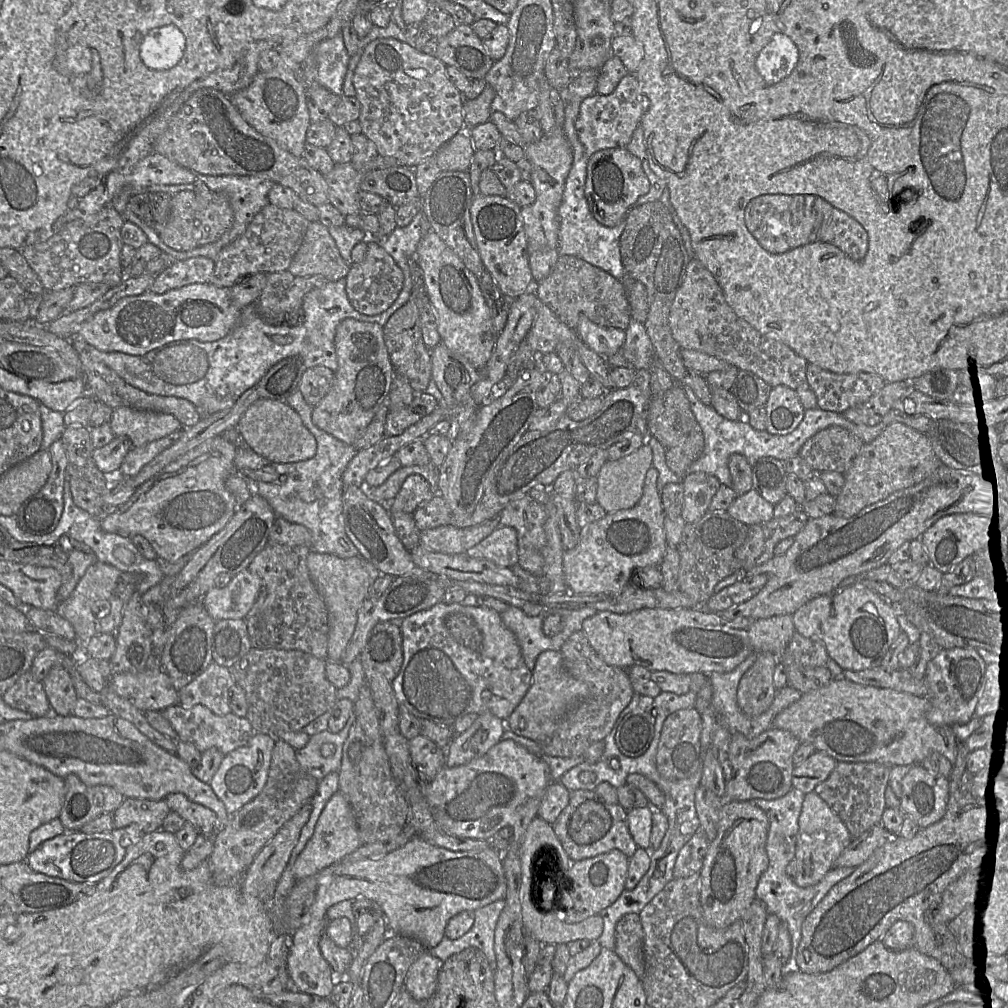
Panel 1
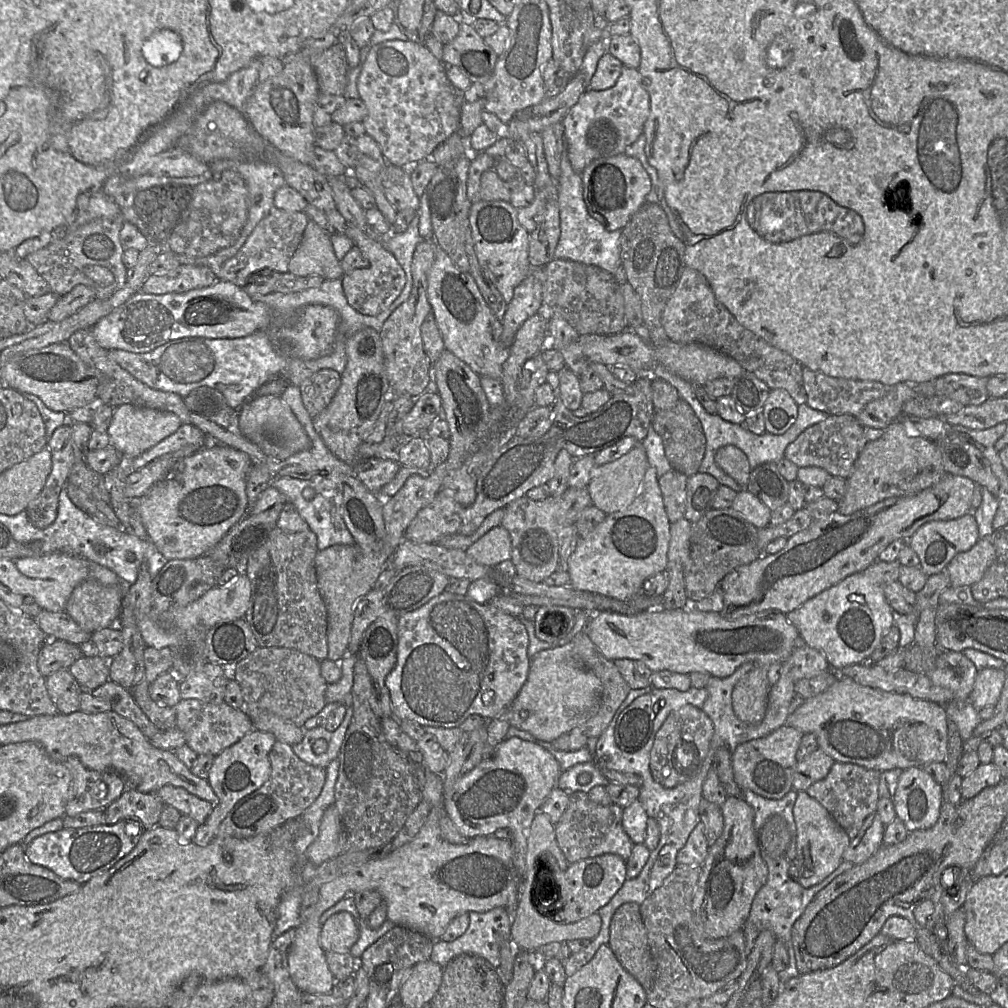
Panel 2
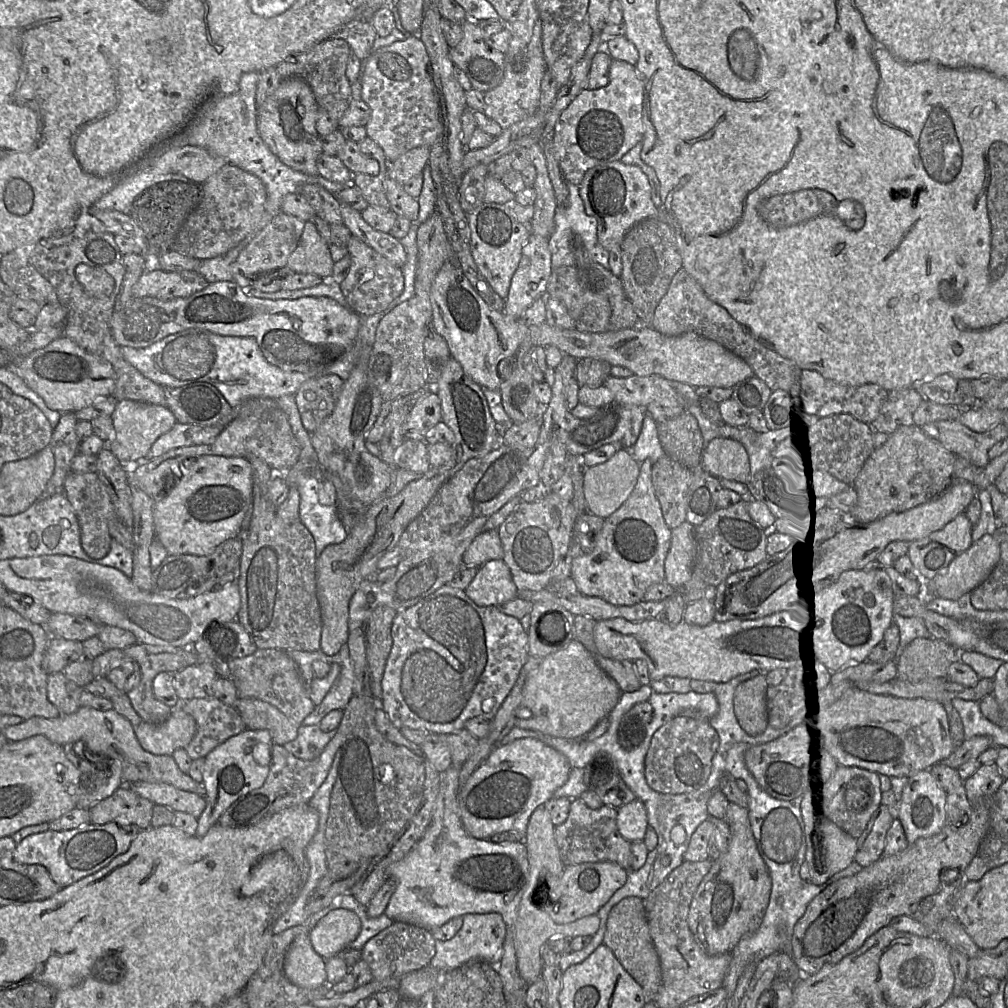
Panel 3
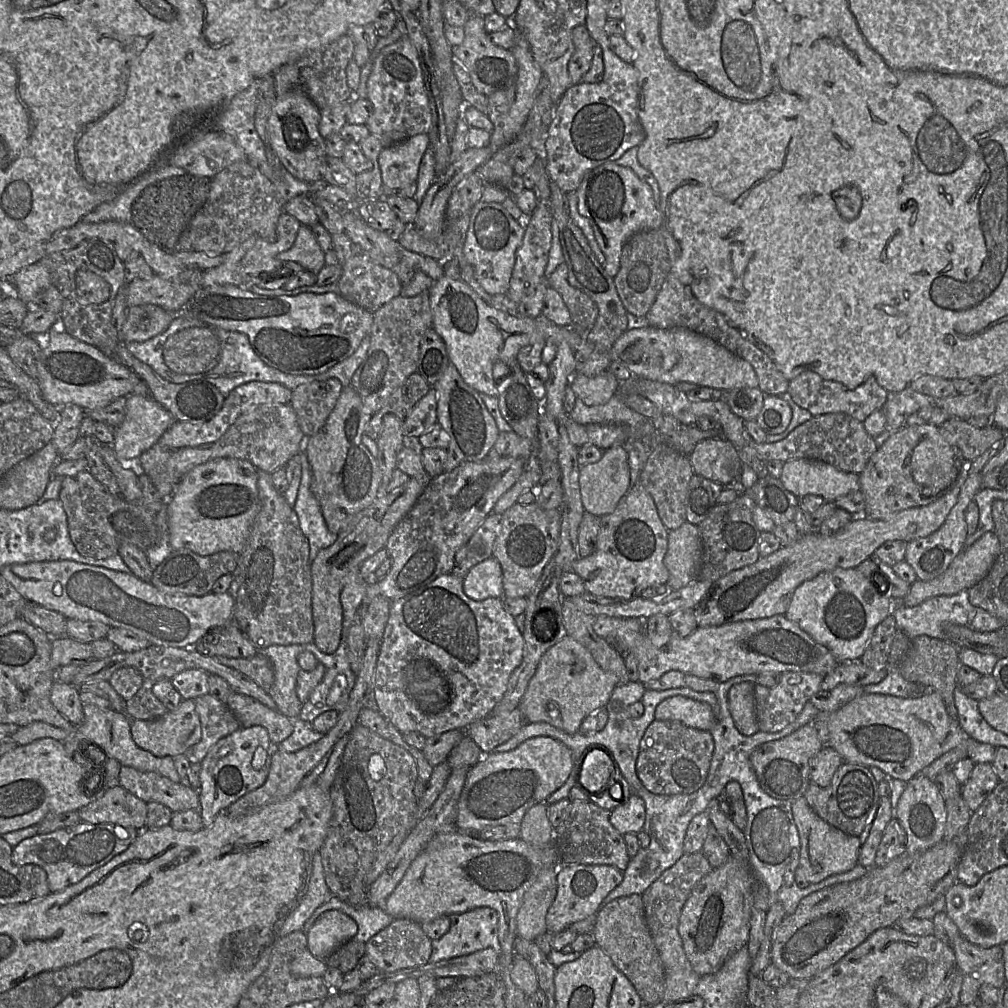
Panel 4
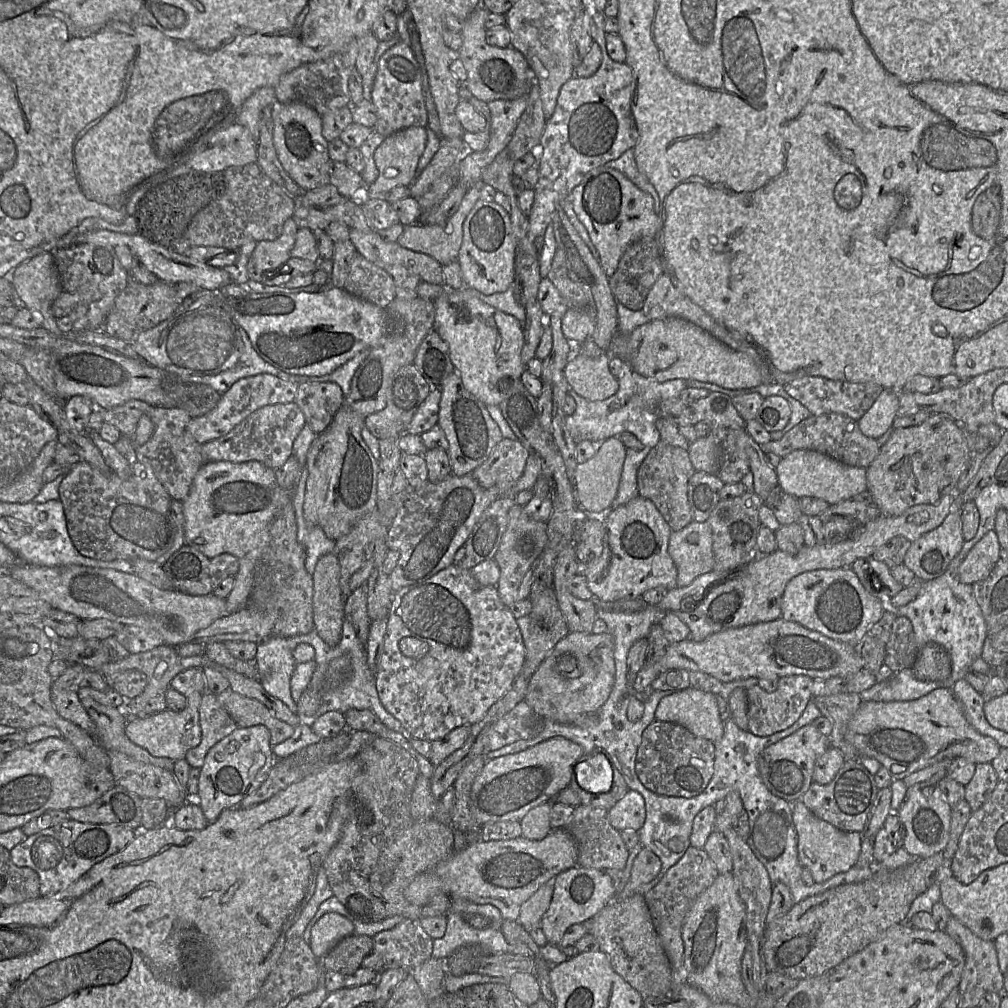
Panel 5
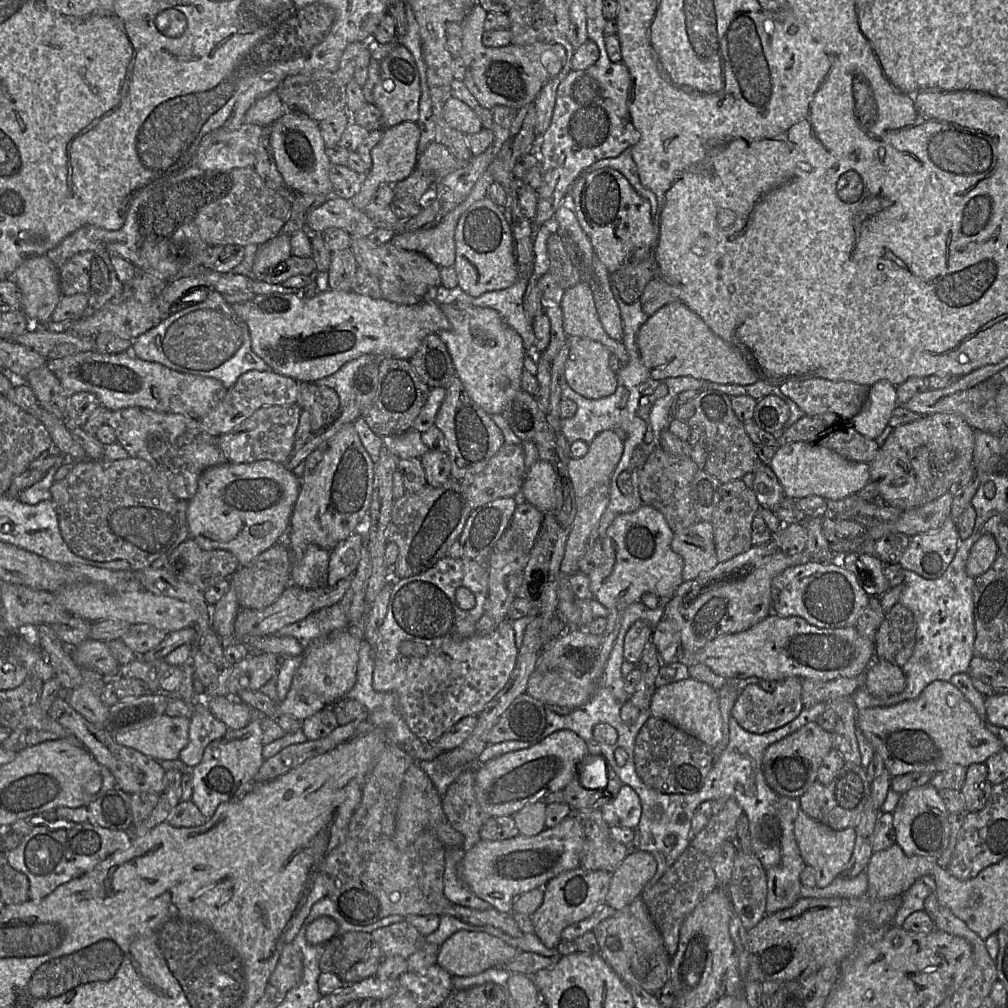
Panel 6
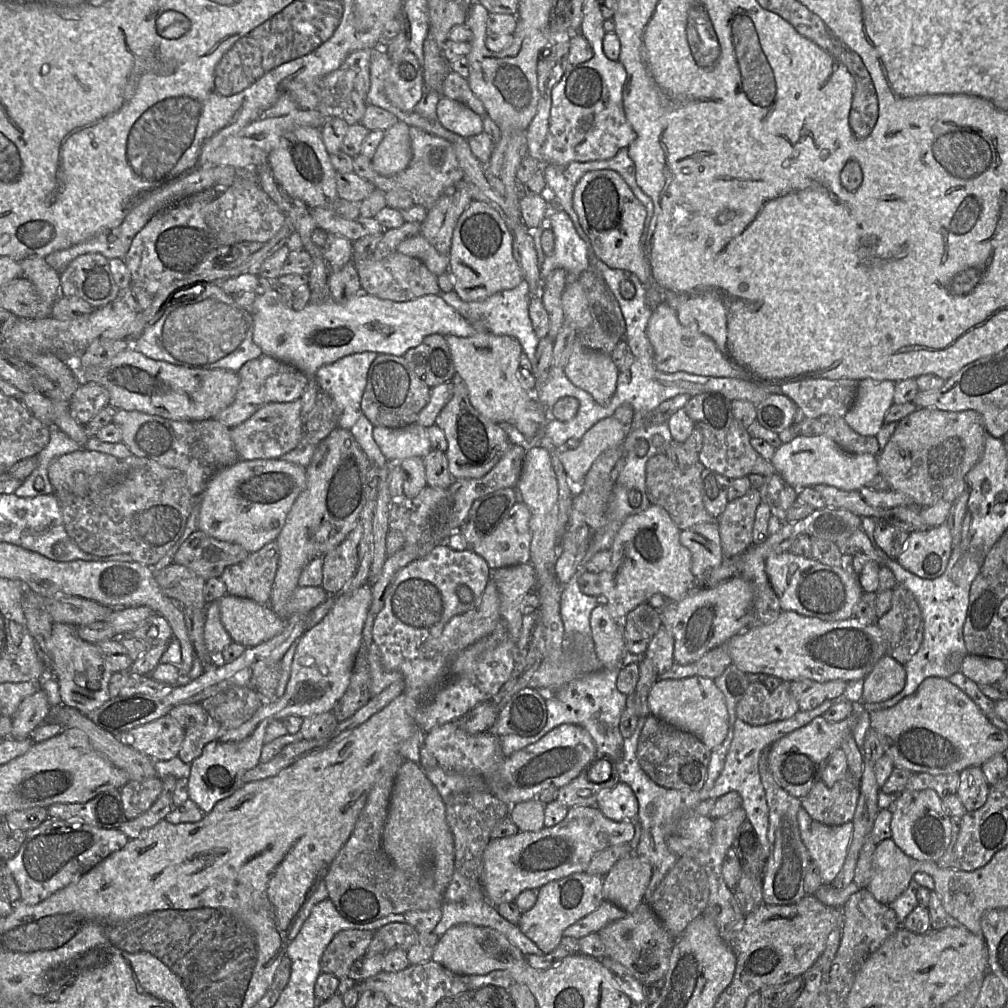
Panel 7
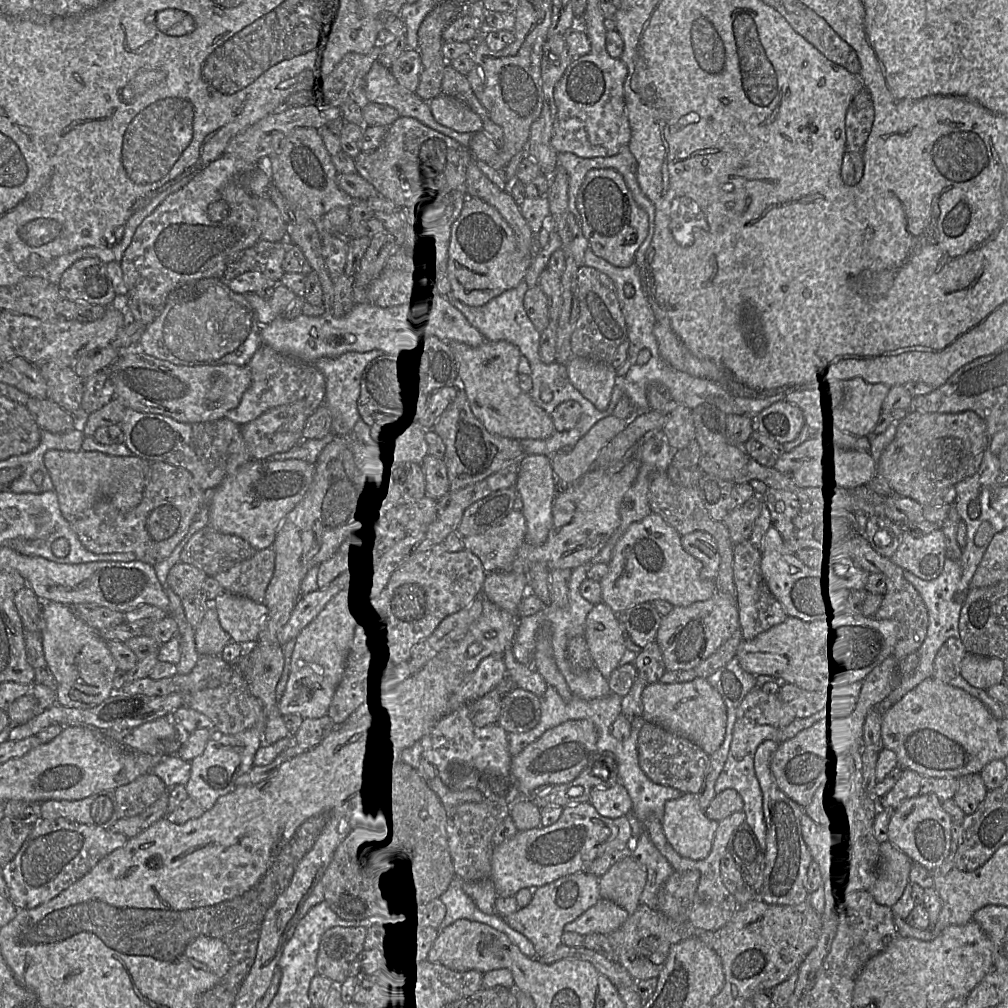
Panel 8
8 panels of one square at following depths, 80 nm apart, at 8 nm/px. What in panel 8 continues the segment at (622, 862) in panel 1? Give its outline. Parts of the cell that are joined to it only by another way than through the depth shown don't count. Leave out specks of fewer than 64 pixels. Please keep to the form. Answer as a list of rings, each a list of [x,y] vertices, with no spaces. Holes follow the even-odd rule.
[[[588,871],[563,876],[535,888],[533,898],[527,906],[503,918],[513,929],[522,933],[533,943],[536,950],[535,958],[546,956],[562,944],[565,925],[582,915],[601,898],[599,878]]]

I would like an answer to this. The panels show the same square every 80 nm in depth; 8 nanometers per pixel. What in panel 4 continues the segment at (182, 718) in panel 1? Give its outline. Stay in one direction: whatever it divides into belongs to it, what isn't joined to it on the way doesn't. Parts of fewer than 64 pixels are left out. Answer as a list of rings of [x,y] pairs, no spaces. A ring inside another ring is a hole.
[[[207,693],[194,699],[201,725],[201,739],[184,753],[191,764],[201,764],[210,748],[221,738],[242,728],[225,702]]]

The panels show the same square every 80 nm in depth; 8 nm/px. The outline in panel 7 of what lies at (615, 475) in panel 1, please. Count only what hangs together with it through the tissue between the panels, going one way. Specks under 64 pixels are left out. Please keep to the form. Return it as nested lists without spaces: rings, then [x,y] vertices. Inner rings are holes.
[[[612,416],[595,424],[583,436],[576,449],[559,453],[567,482],[574,495],[581,493],[584,479],[596,459],[606,450],[622,446],[625,437],[623,425]]]

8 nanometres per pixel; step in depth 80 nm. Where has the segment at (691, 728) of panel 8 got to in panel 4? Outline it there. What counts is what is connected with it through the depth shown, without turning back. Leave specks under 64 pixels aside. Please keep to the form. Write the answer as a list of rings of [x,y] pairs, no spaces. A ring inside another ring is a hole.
[[[684,696],[666,698],[655,710],[656,720],[676,720],[686,726],[710,731],[717,718],[707,703]]]

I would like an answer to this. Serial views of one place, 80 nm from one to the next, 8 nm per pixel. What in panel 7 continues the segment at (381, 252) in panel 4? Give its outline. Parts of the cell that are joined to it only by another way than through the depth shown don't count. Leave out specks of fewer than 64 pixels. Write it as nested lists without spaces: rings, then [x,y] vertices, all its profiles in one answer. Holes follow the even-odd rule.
[[[394,251],[383,259],[372,256],[362,260],[352,260],[358,272],[362,293],[383,300],[408,302],[427,295],[440,293],[438,277],[419,259]]]

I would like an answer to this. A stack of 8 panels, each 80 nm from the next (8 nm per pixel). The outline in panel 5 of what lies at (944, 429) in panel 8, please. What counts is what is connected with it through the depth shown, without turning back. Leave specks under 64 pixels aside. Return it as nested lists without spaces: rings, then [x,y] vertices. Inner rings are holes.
[[[932,414],[921,424],[894,428],[889,439],[880,447],[878,455],[866,468],[867,490],[881,516],[897,516],[919,504],[934,504],[955,490],[960,475],[968,466],[972,453],[965,437],[964,426],[947,415]]]

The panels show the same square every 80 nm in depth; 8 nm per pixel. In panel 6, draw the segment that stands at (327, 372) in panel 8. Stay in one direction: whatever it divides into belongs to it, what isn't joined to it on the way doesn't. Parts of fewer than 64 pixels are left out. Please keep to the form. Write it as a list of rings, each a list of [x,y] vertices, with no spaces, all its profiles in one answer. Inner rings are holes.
[[[363,354],[360,357],[345,363],[337,372],[315,381],[317,385],[332,388],[339,396],[340,404],[346,404],[352,398],[354,377],[357,371],[378,357]]]

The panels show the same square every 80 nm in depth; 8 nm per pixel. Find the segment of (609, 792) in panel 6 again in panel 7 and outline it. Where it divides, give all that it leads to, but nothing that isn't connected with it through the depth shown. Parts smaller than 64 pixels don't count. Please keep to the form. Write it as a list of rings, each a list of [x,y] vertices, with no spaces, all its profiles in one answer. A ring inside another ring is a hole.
[[[610,762],[610,777],[605,782],[595,783],[589,780],[588,770],[595,763],[589,763],[570,783],[558,788],[556,802],[568,808],[575,806],[596,806],[601,793],[619,783],[615,762]]]

